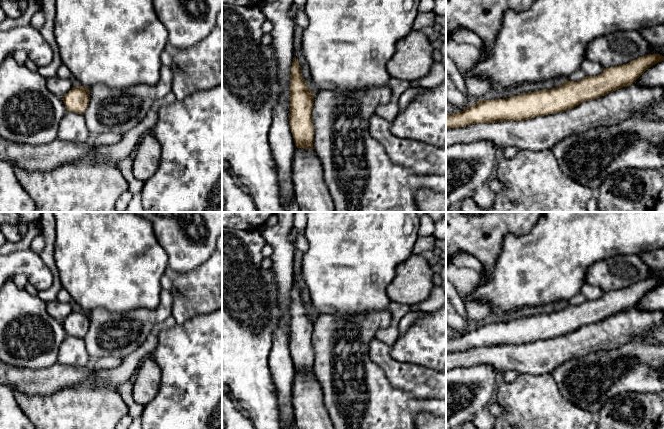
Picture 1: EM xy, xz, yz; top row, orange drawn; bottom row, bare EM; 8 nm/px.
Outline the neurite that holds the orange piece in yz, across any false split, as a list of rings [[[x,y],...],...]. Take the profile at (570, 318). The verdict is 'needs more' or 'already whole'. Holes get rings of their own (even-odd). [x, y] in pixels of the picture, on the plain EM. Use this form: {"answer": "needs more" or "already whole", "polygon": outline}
{"answer": "already whole", "polygon": [[[648,278],[627,288],[604,292],[597,300],[586,300],[578,306],[566,304],[551,314],[543,313],[506,323],[483,323],[463,335],[446,339],[446,353],[478,347],[522,345],[570,334],[584,325],[630,310],[648,292],[661,285],[664,285],[664,280]]]}

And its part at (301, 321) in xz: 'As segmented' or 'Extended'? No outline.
As segmented

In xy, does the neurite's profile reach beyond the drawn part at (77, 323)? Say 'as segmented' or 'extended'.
as segmented

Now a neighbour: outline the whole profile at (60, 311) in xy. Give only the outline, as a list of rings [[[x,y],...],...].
[[[56,299],[46,303],[46,310],[51,317],[60,322],[63,322],[73,311],[70,303],[59,302]]]

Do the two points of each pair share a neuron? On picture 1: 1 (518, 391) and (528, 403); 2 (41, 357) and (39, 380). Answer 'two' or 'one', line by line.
1: one
2: two

